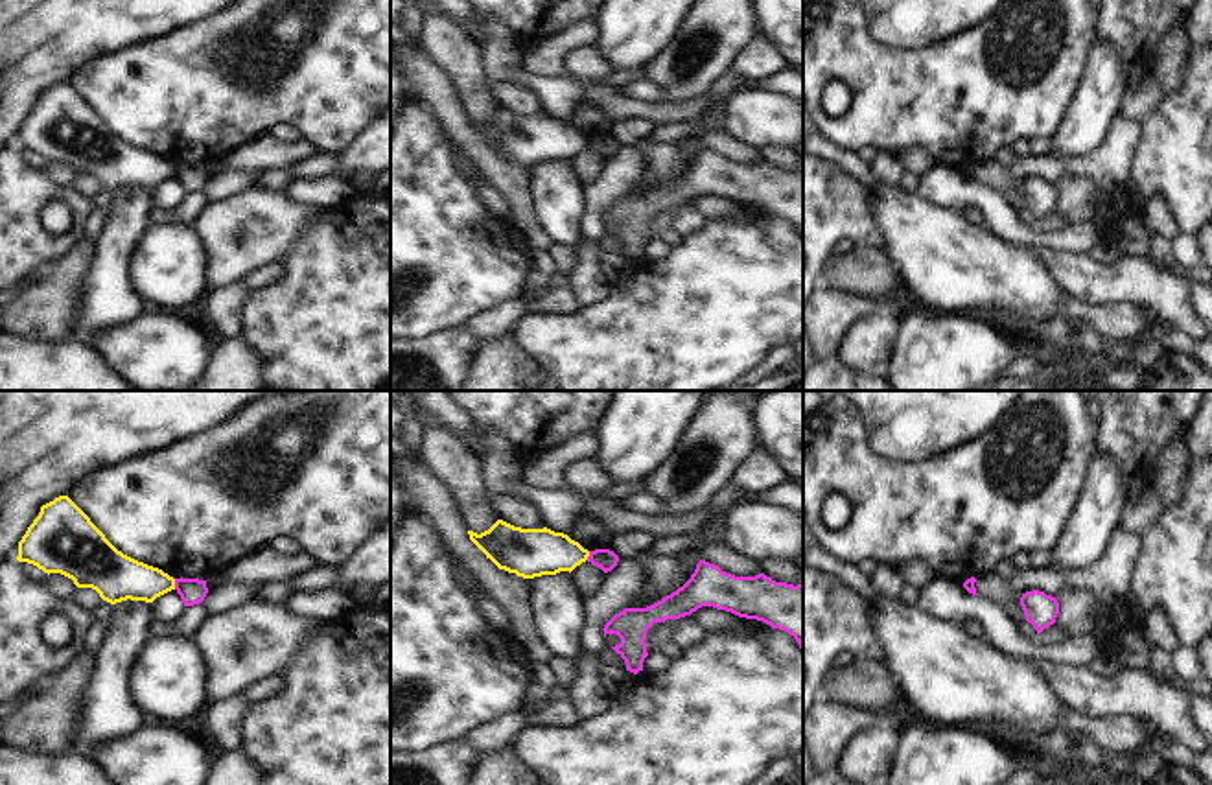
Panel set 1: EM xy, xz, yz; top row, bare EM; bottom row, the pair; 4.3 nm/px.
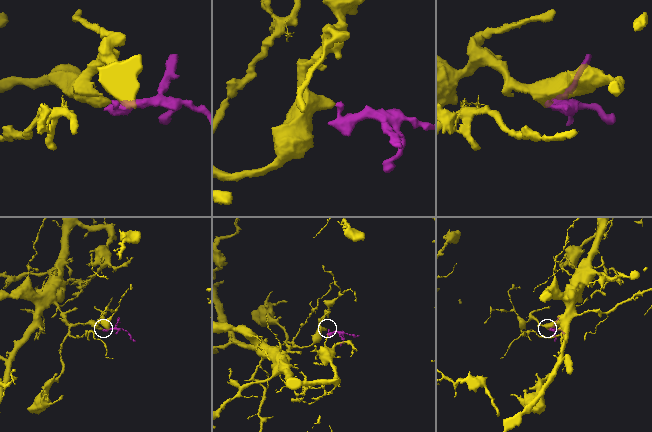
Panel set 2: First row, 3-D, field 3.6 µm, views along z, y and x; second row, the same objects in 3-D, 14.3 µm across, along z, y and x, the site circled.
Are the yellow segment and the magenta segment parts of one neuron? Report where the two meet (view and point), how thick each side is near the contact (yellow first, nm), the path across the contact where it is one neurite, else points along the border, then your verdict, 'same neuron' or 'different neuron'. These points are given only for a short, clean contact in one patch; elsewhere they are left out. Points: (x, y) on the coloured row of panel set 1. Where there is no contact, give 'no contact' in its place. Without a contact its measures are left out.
xy (174, 585) | 200/110 nm | along xy (174, 579), (175, 588) | different neuron

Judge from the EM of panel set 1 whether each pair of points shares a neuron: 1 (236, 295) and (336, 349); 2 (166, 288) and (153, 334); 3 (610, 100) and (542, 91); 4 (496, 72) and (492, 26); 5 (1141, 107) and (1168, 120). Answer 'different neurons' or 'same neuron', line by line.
1: different neurons
2: different neurons
3: different neurons
4: same neuron
5: different neurons

